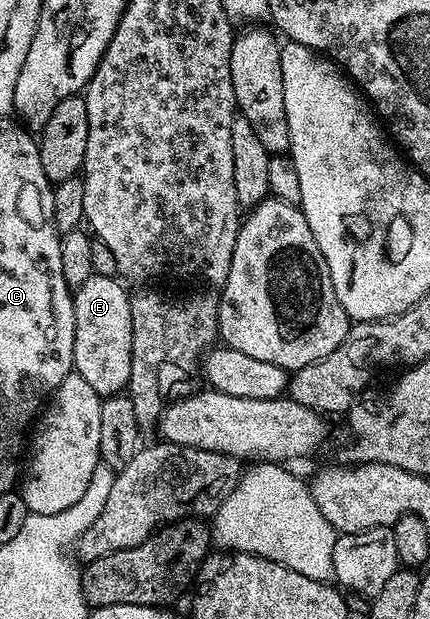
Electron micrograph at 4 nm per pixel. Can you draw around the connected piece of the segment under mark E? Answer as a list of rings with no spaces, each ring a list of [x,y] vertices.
[[[93,274],[79,288],[73,289],[74,297],[74,371],[80,374],[80,378],[84,378],[84,382],[88,382],[88,386],[92,386],[92,390],[96,390],[96,394],[103,398],[107,396],[119,395],[129,385],[130,375],[132,374],[132,306],[130,305],[131,293],[122,289],[123,281],[114,276],[97,276]]]

